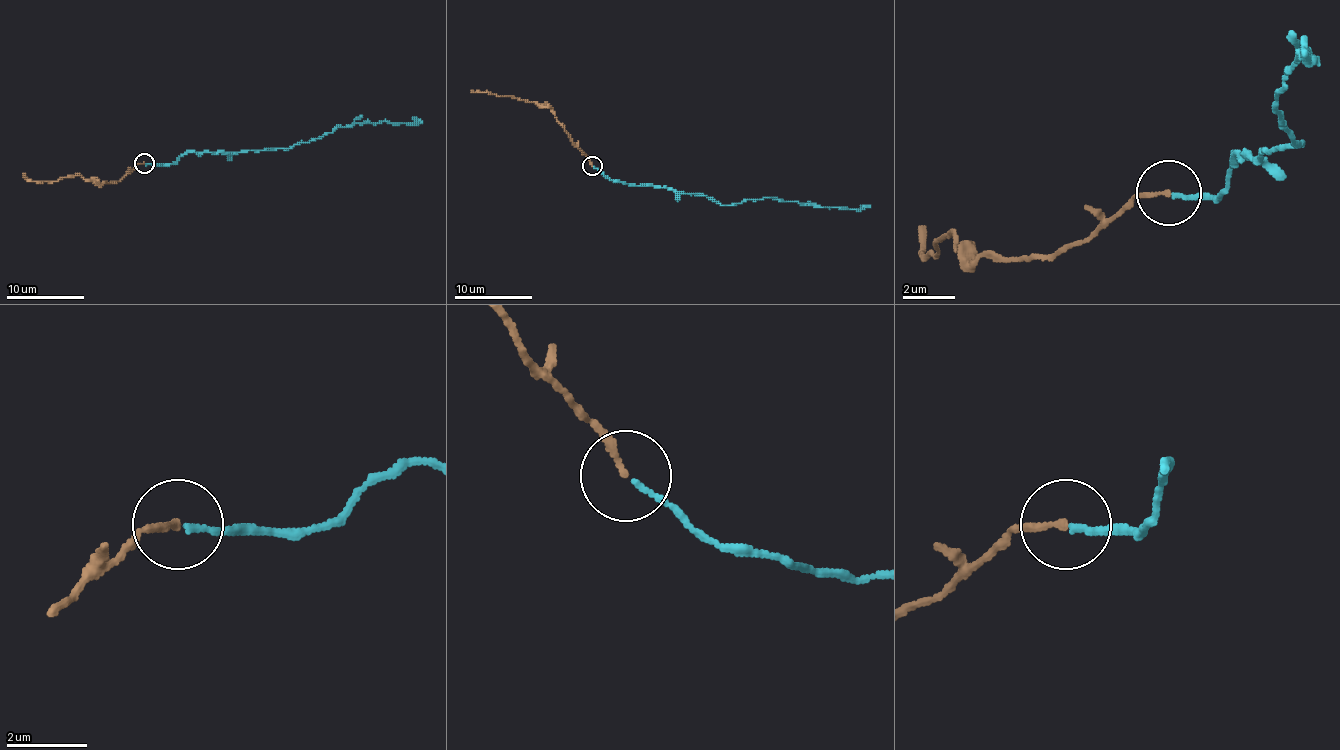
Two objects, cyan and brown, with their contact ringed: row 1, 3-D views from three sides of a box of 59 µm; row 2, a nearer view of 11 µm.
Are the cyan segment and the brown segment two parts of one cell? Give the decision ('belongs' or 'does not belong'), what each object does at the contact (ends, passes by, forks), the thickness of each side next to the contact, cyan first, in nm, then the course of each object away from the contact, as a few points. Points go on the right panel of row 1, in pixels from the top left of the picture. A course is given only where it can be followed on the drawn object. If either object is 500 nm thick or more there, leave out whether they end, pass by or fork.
belongs; cyan ends; brown ends; calibres 140 and 170 nm; course cyan (1171, 194), (1216, 194), (1236, 155), (1301, 142), (1281, 123), (1275, 110), (1288, 71), (1314, 58), (1301, 51); course brown (1171, 194), (1132, 194), (1053, 253), (969, 259), (949, 233), (936, 253), (923, 253), (917, 227)

